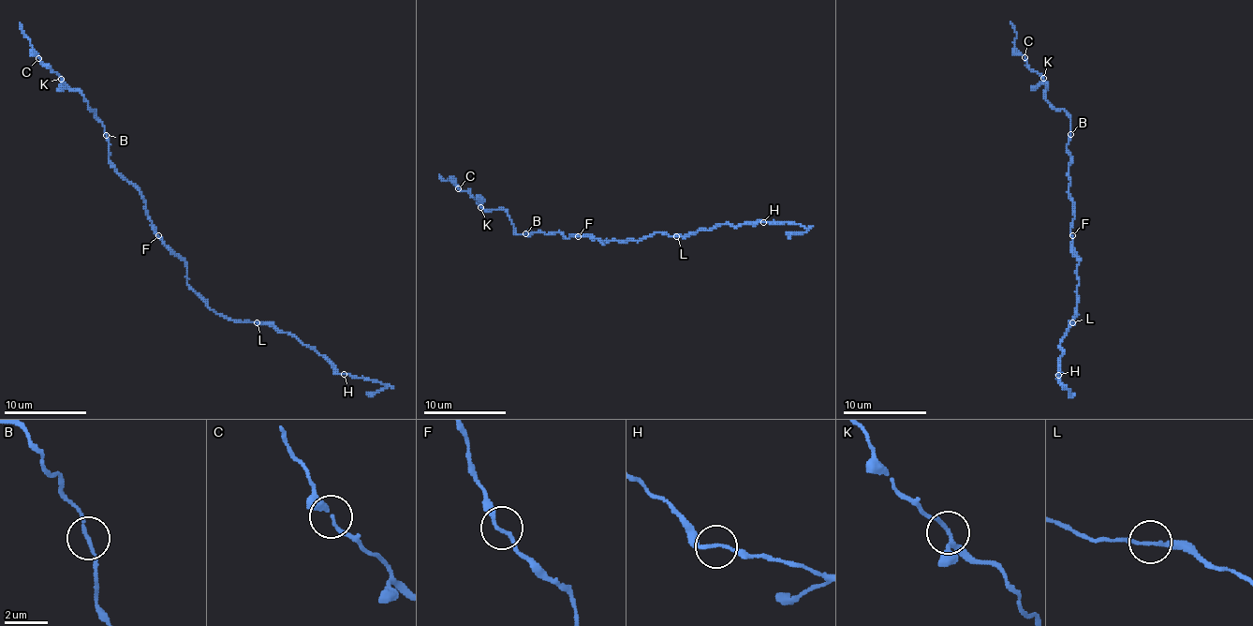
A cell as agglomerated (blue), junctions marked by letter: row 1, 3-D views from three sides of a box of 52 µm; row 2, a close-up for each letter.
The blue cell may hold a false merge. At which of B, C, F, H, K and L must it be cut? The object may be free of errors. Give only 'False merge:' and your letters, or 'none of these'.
False merge: none of these

